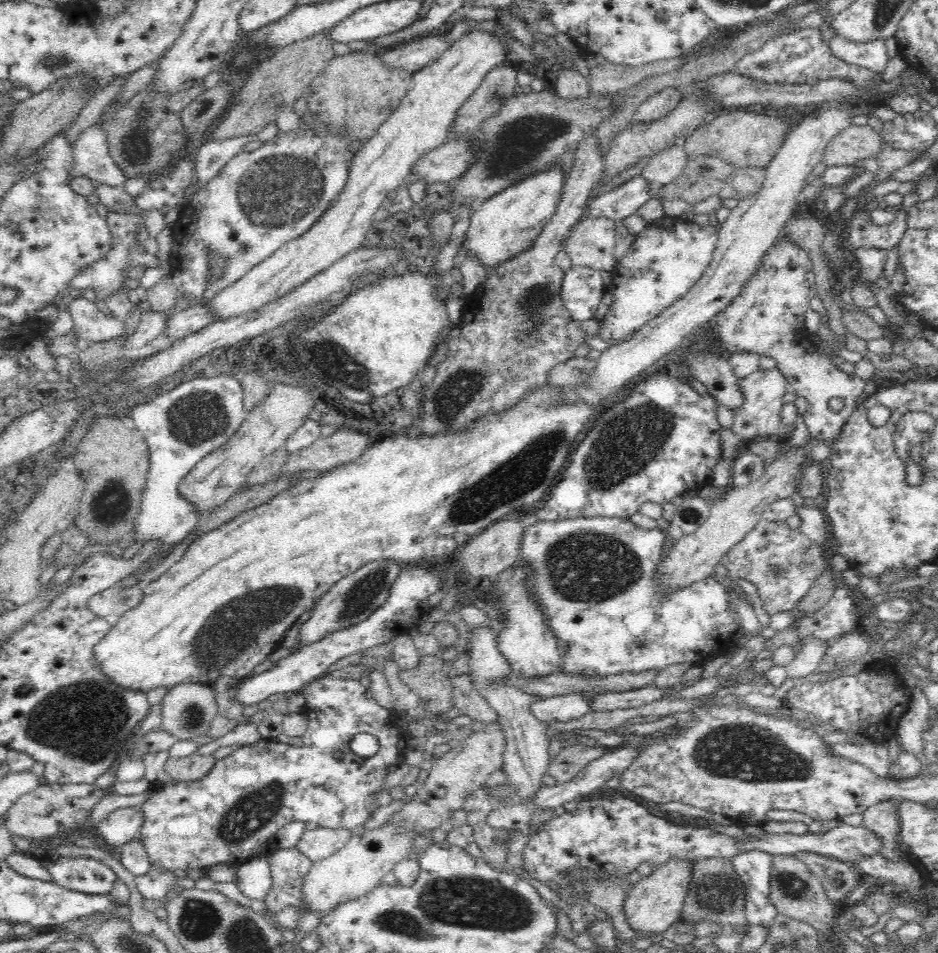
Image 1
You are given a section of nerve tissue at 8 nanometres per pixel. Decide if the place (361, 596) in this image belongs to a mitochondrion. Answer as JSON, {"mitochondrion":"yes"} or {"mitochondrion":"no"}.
{"mitochondrion":"yes"}

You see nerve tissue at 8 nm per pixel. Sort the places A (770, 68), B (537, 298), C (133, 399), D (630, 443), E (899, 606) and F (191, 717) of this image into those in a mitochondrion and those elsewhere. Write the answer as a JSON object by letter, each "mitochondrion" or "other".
{"A":"mitochondrion","B":"mitochondrion","C":"other","D":"mitochondrion","E":"other","F":"mitochondrion"}

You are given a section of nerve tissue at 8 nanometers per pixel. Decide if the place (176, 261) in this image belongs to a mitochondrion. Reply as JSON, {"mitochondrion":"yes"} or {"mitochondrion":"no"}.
{"mitochondrion":"no"}

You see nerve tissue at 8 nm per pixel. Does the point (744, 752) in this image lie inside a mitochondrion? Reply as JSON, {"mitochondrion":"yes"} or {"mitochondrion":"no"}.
{"mitochondrion":"yes"}

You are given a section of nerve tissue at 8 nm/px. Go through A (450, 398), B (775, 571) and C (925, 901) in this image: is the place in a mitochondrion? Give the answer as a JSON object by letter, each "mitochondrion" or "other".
{"A":"mitochondrion","B":"mitochondrion","C":"other"}

